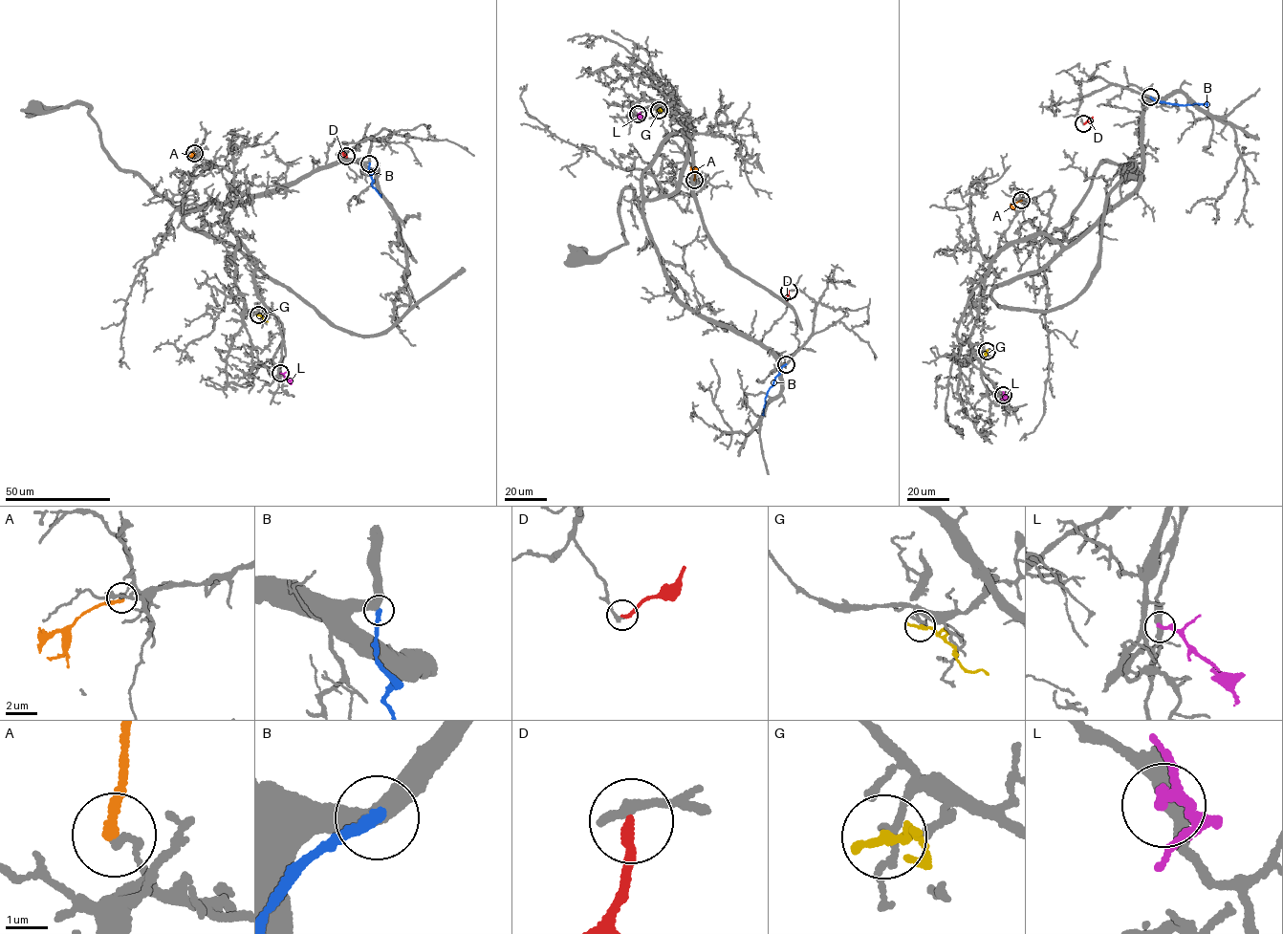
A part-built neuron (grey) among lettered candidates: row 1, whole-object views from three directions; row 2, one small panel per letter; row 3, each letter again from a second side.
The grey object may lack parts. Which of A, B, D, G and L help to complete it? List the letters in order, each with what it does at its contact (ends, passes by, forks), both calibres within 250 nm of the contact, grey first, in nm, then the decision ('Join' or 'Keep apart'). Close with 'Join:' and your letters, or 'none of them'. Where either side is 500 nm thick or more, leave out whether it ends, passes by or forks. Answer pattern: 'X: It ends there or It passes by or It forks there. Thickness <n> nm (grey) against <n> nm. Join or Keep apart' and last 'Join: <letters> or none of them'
A: It ends there. Thickness 180 nm (grey) against 240 nm. Keep apart
B: It ends there. Thickness 440 nm (grey) against 320 nm. Keep apart
D: It ends there. Thickness 300 nm (grey) against 200 nm. Keep apart
G: It ends there. Thickness 190 nm (grey) against 260 nm. Keep apart
L: It ends there. Thickness 380 nm (grey) against 260 nm. Keep apart
Join: none of them

